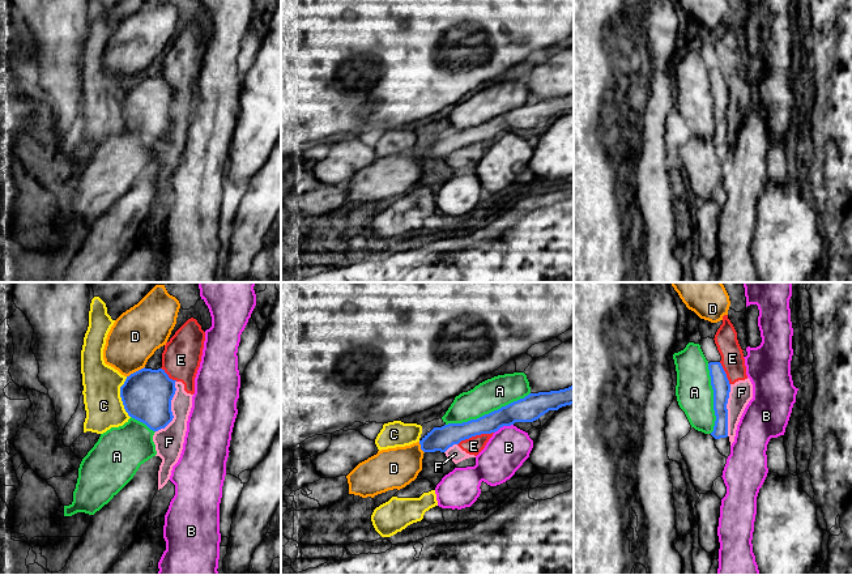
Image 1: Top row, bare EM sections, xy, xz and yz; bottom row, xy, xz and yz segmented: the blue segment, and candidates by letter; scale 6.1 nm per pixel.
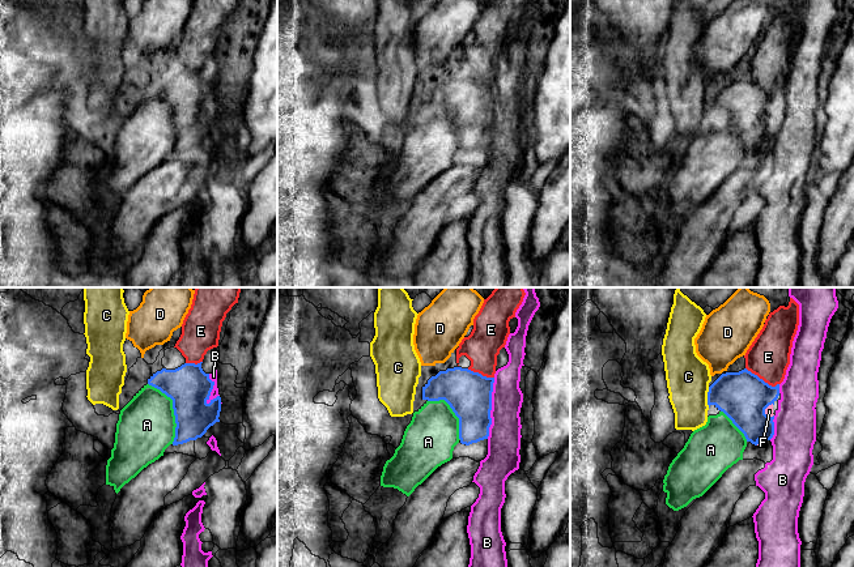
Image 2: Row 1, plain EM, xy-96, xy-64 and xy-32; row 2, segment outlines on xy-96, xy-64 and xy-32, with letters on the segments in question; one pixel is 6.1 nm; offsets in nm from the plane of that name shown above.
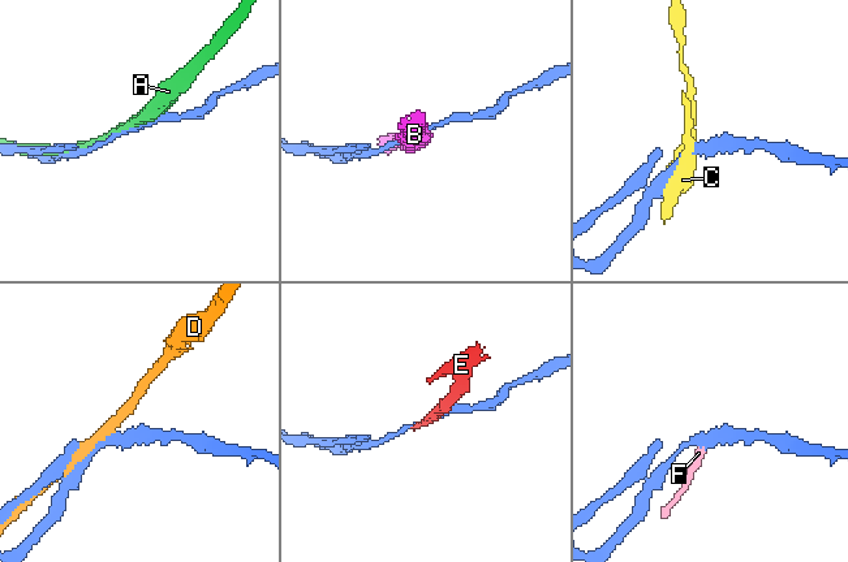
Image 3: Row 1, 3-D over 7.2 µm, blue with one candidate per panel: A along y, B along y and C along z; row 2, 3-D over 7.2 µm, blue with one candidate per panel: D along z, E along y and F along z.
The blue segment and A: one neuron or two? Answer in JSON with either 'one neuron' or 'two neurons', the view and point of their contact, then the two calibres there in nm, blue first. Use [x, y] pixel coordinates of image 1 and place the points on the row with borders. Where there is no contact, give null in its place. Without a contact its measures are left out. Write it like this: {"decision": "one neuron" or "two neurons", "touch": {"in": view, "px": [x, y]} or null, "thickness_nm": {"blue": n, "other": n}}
{"decision": "two neurons", "touch": {"in": "xz", "px": [489, 413]}, "thickness_nm": {"blue": 160, "other": 190}}

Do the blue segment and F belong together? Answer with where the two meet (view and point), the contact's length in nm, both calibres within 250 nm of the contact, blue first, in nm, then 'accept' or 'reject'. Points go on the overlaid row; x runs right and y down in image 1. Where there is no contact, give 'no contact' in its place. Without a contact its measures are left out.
meets blue in xy at (170, 408); contact 340 nm long; 320 nm thick on the blue side, 180 nm on the other; reject

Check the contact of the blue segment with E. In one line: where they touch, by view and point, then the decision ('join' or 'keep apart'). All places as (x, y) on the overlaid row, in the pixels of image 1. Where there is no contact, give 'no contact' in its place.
contact xz (475, 435); keep apart

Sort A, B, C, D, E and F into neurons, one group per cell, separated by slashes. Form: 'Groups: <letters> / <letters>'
Groups: A / B / C / D / E F

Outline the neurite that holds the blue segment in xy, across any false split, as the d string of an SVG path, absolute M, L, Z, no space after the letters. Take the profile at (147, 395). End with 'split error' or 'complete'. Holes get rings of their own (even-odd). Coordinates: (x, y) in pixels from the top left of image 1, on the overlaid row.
M144 367L131 374L120 387L125 412L153 431L165 429L174 418L171 400L175 382L162 369Z; complete

